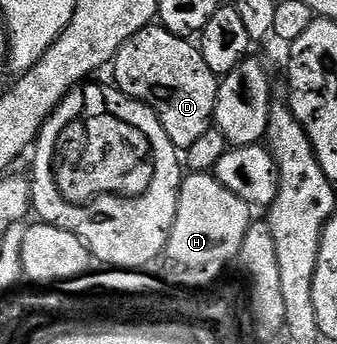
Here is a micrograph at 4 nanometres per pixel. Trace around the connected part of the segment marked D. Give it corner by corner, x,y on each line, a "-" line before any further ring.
154,23
131,35
111,62
116,88
136,101
152,105
167,139
179,151
197,142
203,131
214,128
213,112
219,78
203,63
200,48
192,40
177,37

